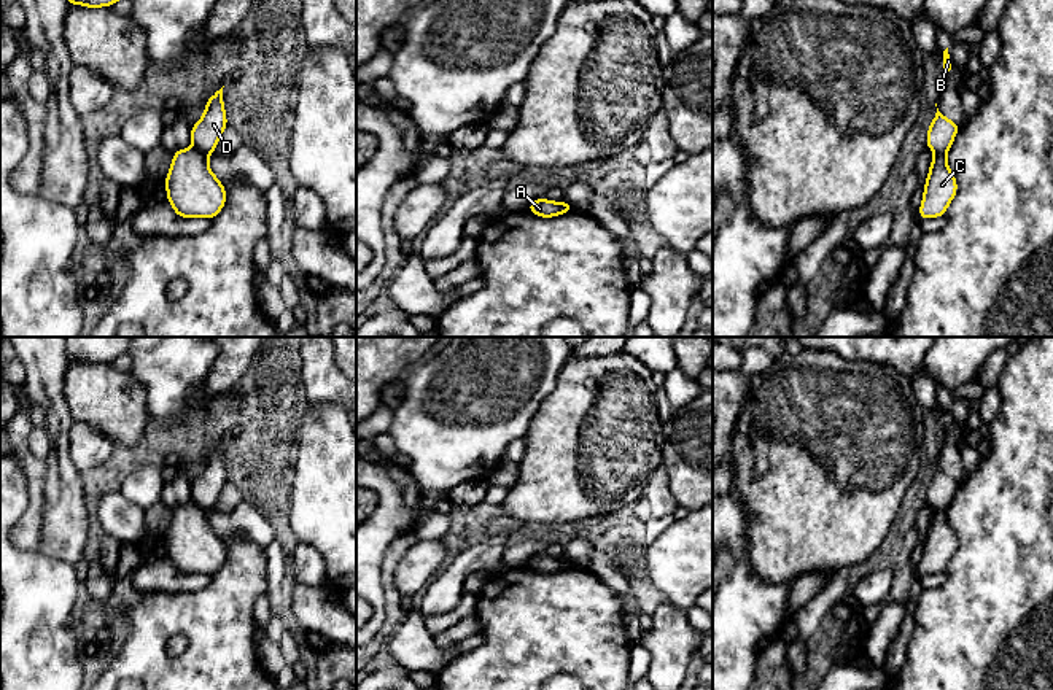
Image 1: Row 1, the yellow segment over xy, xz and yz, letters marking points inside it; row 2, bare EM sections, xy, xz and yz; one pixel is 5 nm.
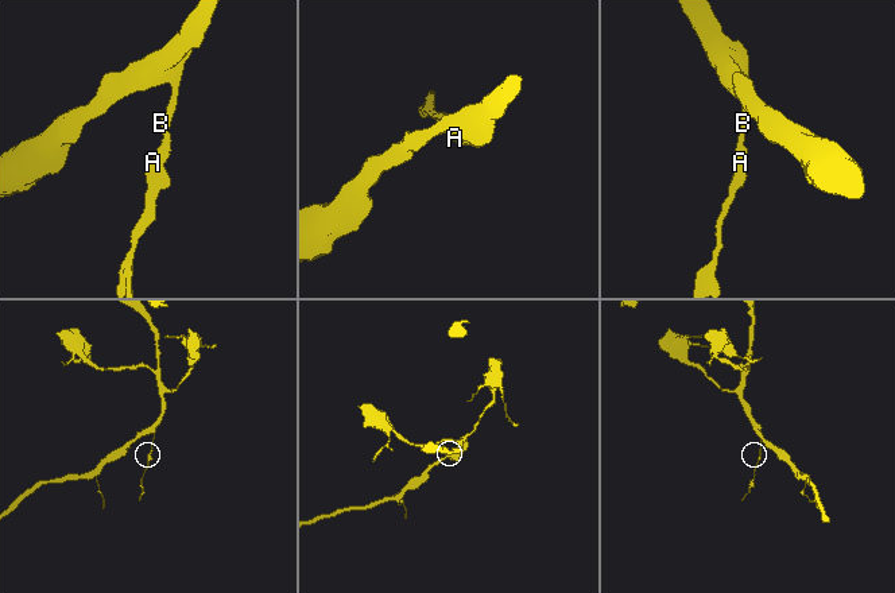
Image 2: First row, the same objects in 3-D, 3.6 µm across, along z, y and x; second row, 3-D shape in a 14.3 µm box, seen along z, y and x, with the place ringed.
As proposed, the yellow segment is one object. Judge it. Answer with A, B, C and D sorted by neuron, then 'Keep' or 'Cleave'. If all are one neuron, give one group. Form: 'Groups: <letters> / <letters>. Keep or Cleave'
Groups: A C / B D. Cleave

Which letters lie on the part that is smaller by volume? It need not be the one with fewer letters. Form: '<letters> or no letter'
A, C

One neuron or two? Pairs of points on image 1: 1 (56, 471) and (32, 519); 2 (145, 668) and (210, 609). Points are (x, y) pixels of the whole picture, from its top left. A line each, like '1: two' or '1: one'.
1: two
2: one

